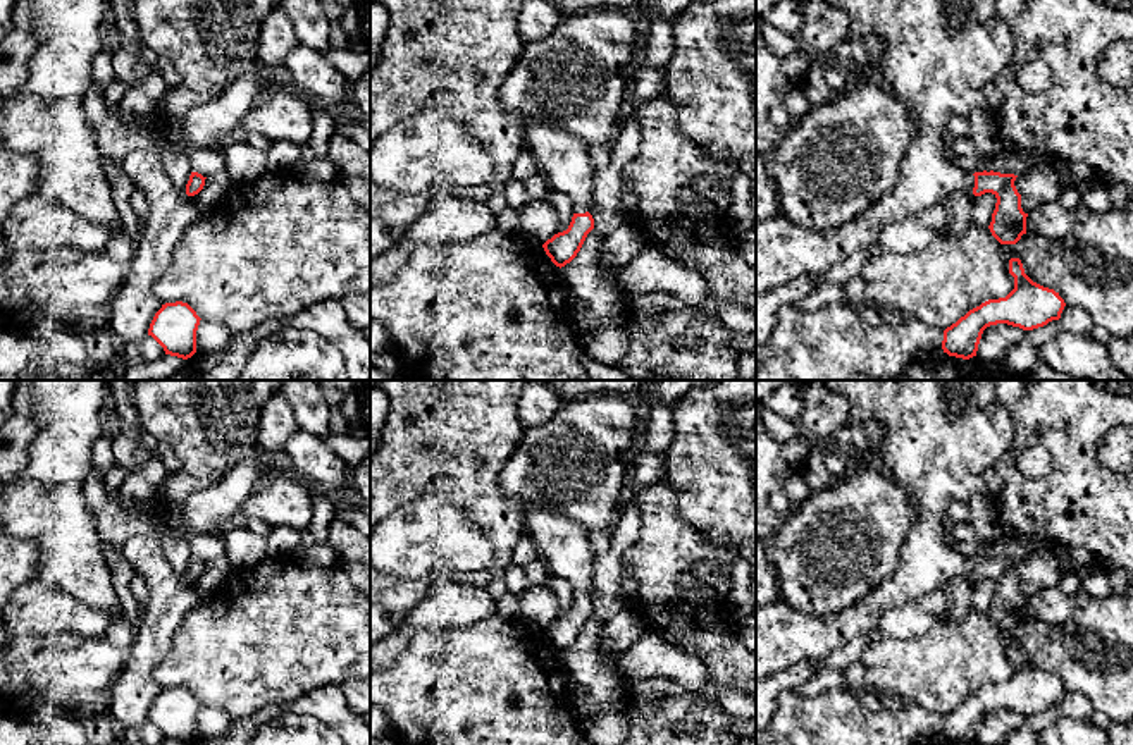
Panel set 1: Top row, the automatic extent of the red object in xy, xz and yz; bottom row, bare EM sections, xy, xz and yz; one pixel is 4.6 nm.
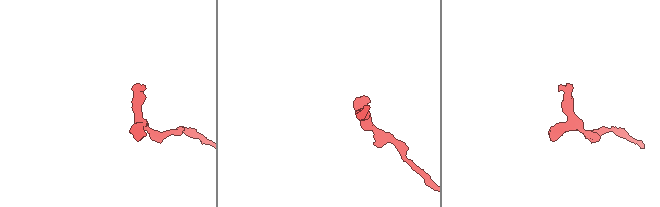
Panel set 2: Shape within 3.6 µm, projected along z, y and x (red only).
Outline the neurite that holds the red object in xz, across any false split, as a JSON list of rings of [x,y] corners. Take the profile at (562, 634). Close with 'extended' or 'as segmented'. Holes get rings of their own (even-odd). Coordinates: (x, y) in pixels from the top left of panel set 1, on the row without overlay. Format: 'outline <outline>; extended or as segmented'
outline [[[530,506],[525,509],[525,533],[532,537],[551,575],[568,580],[573,587],[568,614],[542,630],[551,647],[561,654],[577,642],[587,619],[594,614],[589,585],[596,554],[589,530],[553,509]]]; extended

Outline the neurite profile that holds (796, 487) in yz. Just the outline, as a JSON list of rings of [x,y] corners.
[[[801,470],[796,471],[790,478],[787,478],[782,490],[787,494],[792,508],[797,508],[811,496],[811,487],[808,485]]]

